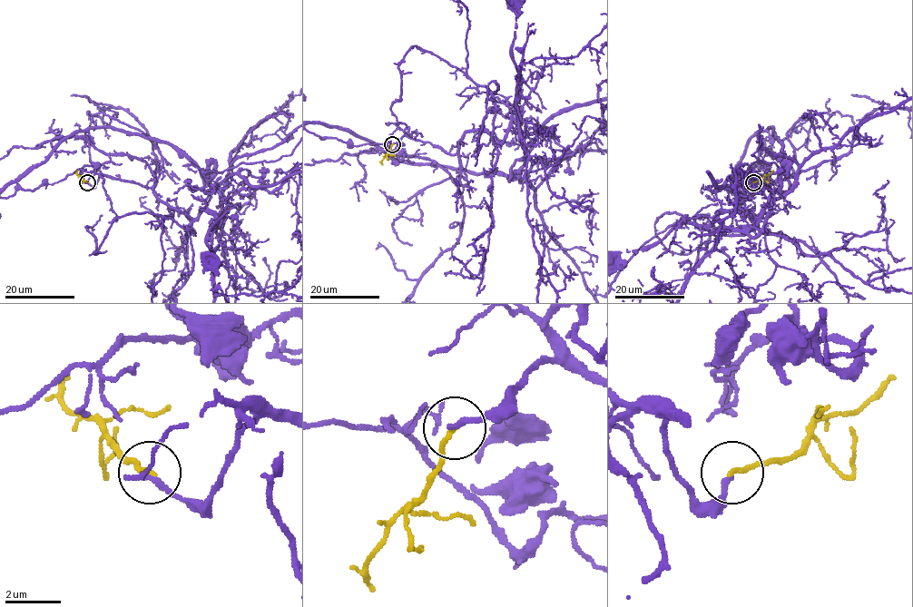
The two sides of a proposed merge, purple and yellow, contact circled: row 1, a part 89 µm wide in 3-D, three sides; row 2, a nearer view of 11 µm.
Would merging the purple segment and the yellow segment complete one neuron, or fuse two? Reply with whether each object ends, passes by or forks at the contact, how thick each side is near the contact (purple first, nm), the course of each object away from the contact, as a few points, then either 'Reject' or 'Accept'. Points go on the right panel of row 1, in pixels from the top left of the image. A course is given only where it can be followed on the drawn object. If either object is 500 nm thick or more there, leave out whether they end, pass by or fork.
At the ring purple ends. At the ring yellow ends. Thickness 200 nm (purple) against 180 nm. Course of purple: (752, 182), (746, 175), (763, 187), (740, 210), (751, 220), (722, 210), (705, 225), (682, 223). Course of yellow: (752, 182), (774, 171). Reject

